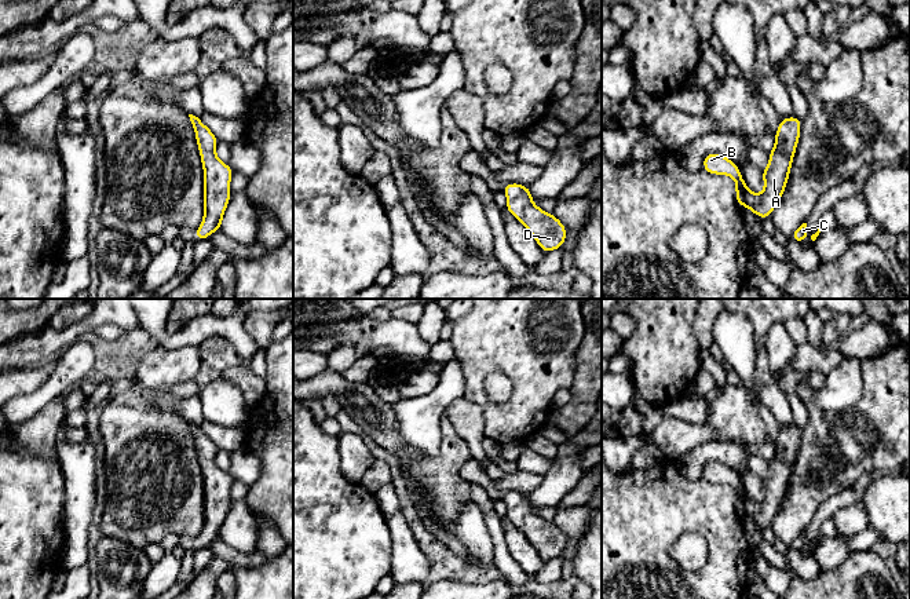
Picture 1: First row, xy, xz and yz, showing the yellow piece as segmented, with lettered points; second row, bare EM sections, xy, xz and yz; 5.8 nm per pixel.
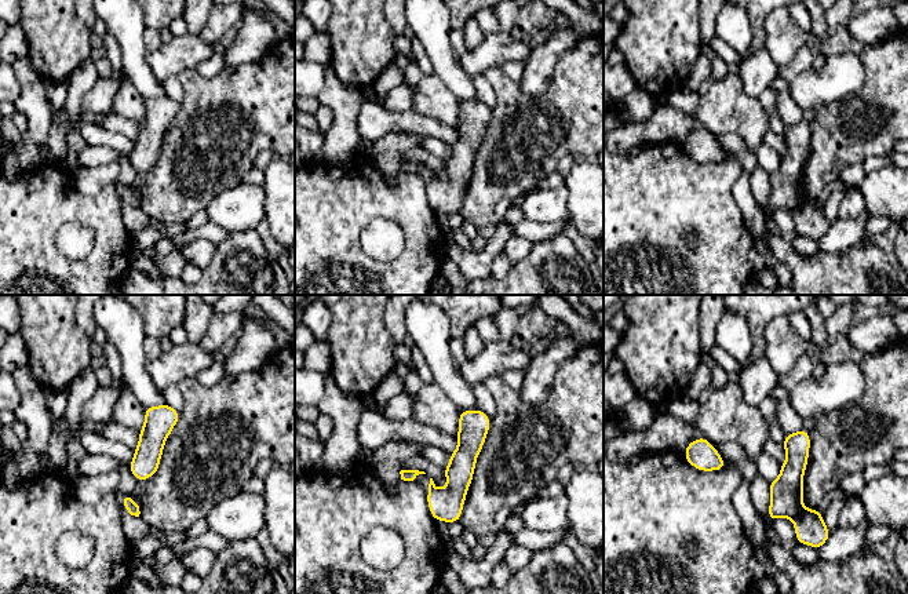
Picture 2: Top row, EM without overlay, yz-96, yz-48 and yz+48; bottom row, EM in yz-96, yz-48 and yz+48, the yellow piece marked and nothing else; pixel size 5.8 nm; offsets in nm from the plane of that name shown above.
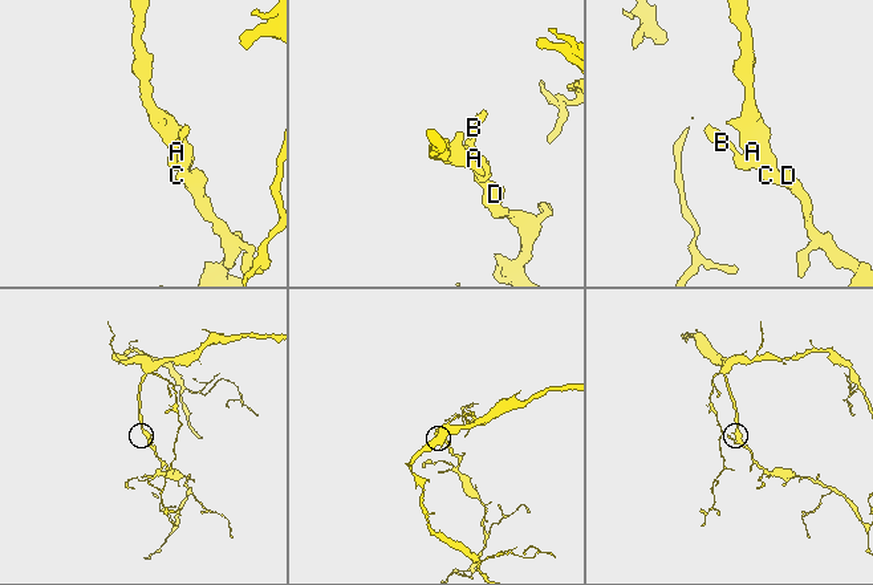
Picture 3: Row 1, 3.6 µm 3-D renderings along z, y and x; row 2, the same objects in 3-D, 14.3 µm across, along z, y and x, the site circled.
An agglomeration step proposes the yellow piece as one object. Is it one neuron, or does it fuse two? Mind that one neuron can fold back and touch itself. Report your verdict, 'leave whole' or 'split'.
leave whole

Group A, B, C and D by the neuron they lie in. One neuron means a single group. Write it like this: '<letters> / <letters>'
A B C D

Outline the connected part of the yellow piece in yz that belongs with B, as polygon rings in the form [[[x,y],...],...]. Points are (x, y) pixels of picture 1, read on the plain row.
[[[797,424],[779,427],[778,439],[774,443],[775,456],[768,460],[768,475],[761,478],[764,498],[760,504],[746,494],[739,475],[728,465],[708,461],[702,470],[703,479],[712,483],[731,485],[737,494],[738,514],[746,515],[760,527],[768,527],[785,501],[800,442],[801,428]]]

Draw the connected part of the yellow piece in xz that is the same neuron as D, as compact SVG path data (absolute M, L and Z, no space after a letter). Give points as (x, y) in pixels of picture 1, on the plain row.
M515 490L504 493L501 498L508 508L505 519L527 537L544 562L563 555L567 544L566 534L553 522L534 512L530 496Z

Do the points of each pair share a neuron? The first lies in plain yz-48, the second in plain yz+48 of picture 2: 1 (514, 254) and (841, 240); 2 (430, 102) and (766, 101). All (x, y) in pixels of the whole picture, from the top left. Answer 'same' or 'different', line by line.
1: same
2: different

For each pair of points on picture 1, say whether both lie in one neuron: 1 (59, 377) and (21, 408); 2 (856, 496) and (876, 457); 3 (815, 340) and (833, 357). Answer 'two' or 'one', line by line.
1: one
2: two
3: two

